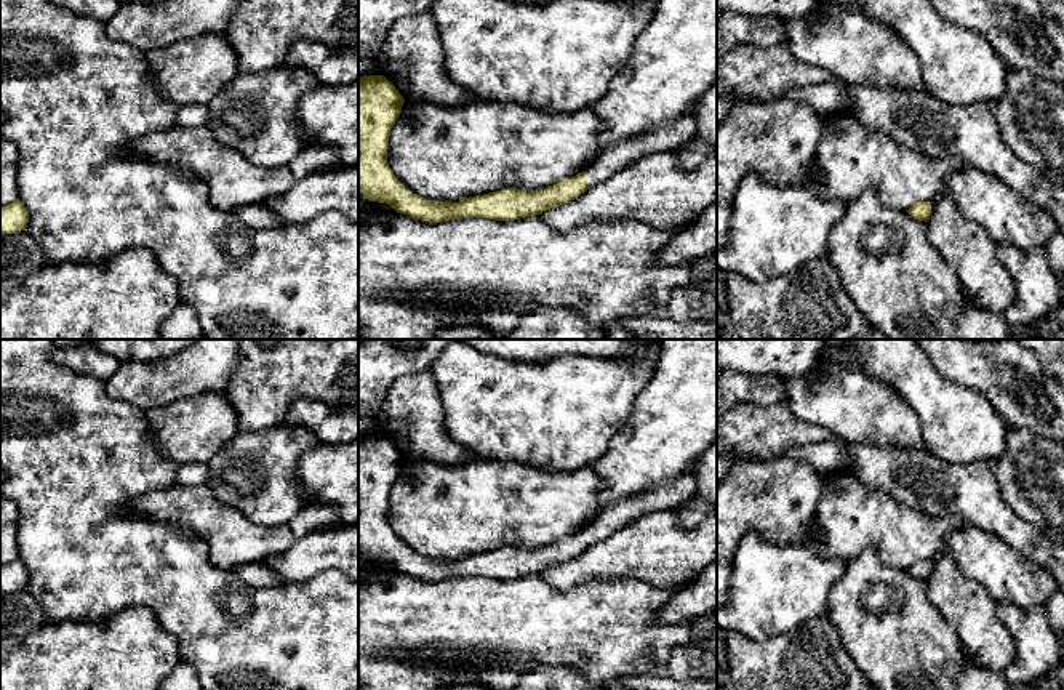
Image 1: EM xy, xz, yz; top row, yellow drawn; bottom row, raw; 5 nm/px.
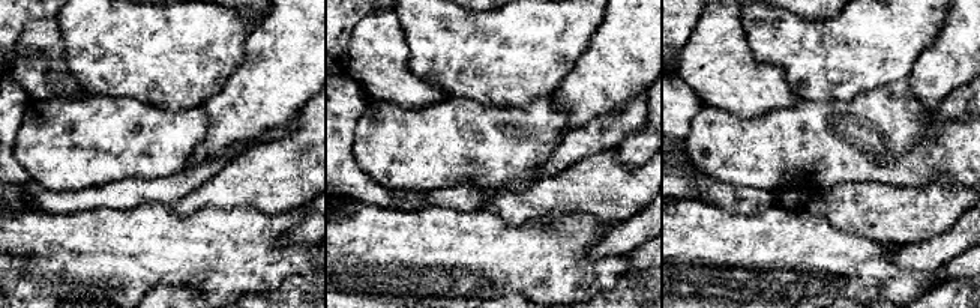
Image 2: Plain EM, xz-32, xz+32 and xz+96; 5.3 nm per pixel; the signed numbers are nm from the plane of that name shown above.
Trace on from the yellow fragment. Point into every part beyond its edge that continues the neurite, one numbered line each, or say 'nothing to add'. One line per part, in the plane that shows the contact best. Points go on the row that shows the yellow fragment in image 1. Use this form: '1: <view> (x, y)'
1: xz (616, 157)

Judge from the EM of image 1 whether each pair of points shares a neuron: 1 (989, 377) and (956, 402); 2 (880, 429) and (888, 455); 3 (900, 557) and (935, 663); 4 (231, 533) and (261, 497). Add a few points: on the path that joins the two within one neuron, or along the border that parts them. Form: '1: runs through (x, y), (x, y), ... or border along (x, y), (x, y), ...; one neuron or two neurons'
1: border along (940, 372), (954, 381), (976, 389), (999, 415); two neurons
2: border along (848, 442), (922, 449); two neurons
3: border along (871, 548), (884, 562), (906, 570); two neurons
4: border along (213, 495), (255, 522), (268, 525), (282, 524); two neurons

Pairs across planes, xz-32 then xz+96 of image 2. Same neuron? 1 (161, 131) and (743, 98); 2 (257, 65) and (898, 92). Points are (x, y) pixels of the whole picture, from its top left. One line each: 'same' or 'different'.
1: different
2: different

